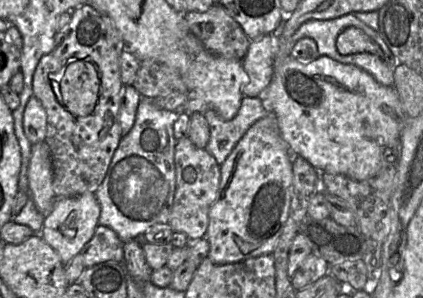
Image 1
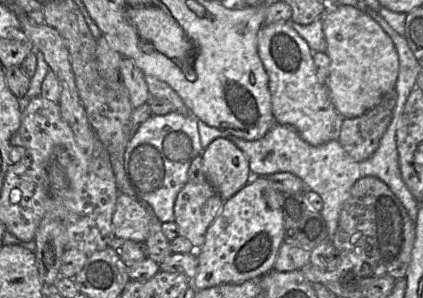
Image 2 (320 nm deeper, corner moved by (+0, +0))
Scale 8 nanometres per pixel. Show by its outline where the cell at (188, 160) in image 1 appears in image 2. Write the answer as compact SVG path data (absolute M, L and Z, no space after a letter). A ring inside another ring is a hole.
M207 180L200 183L187 181L174 203L178 235L187 238L194 249L201 248L206 231L221 211L224 201Z

